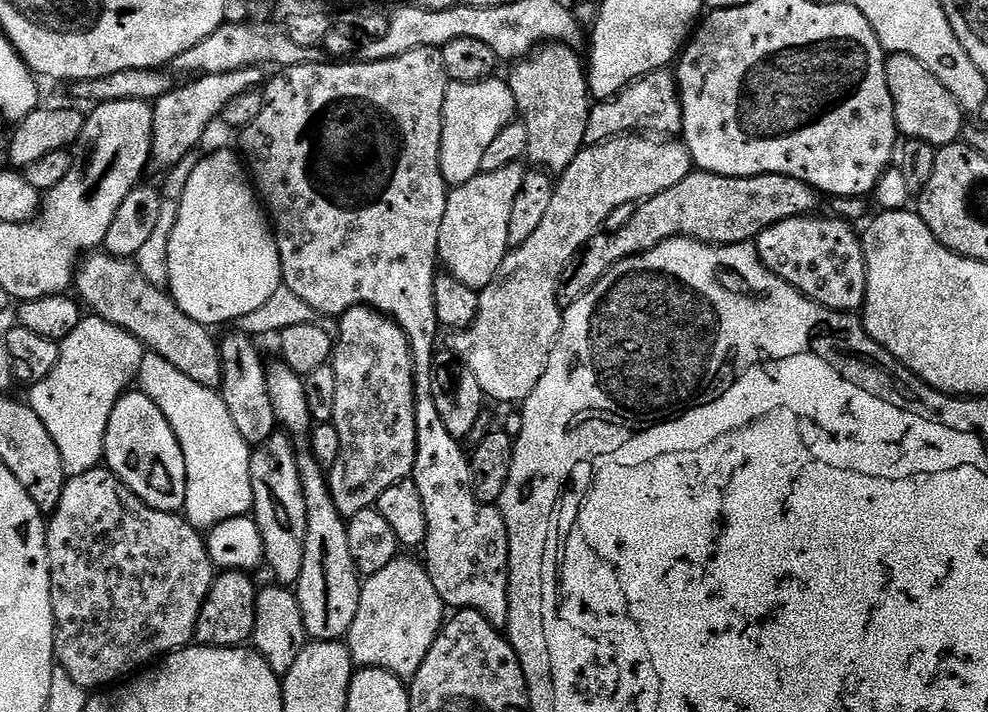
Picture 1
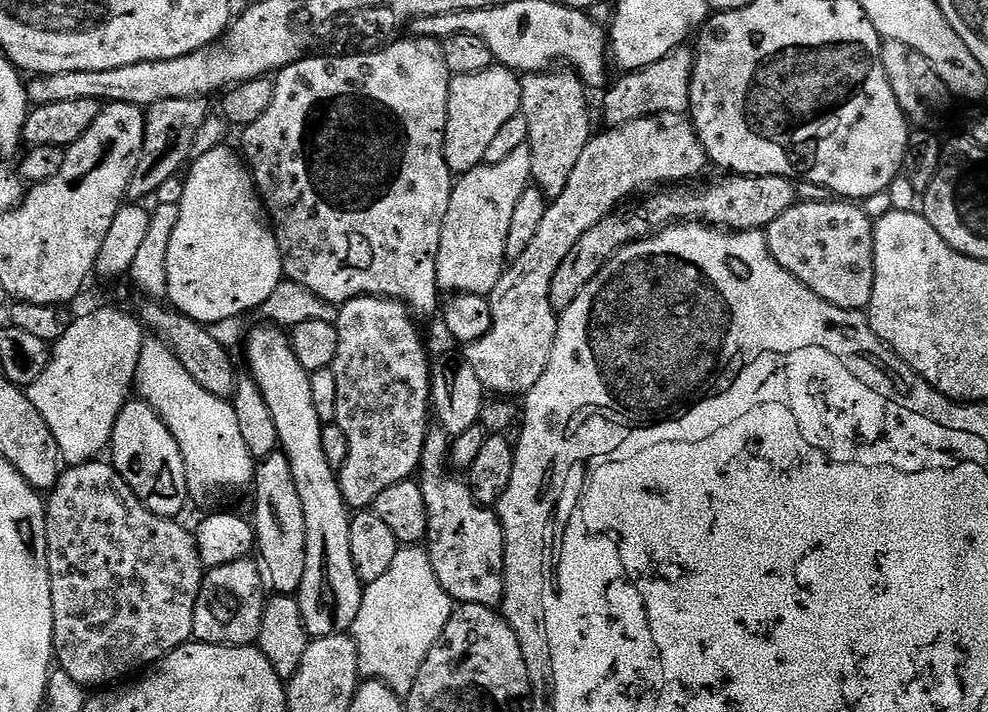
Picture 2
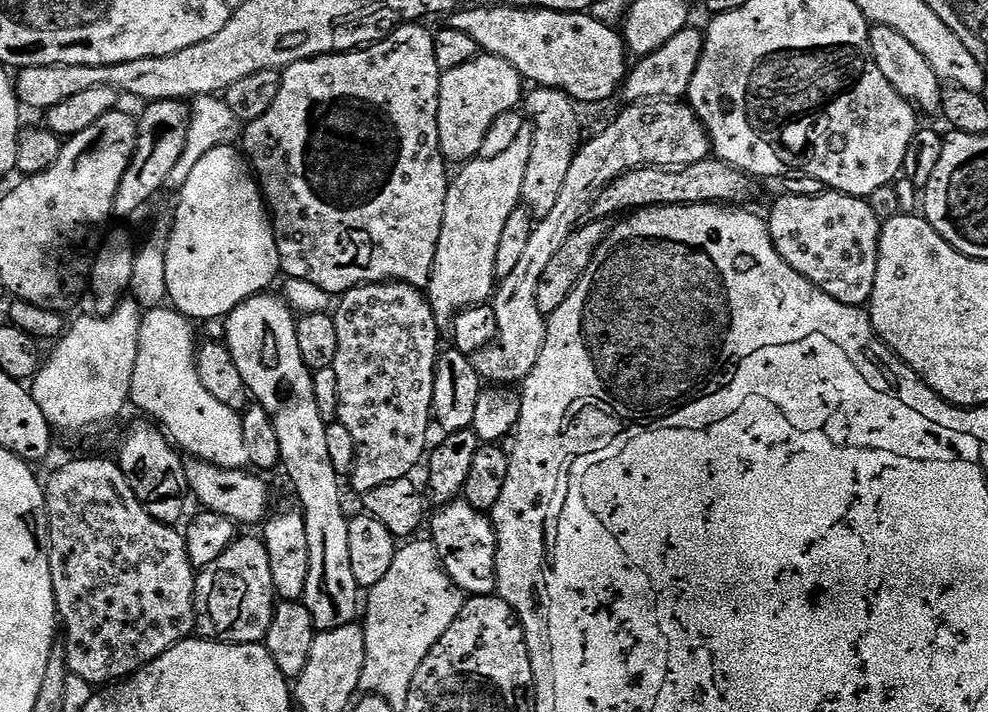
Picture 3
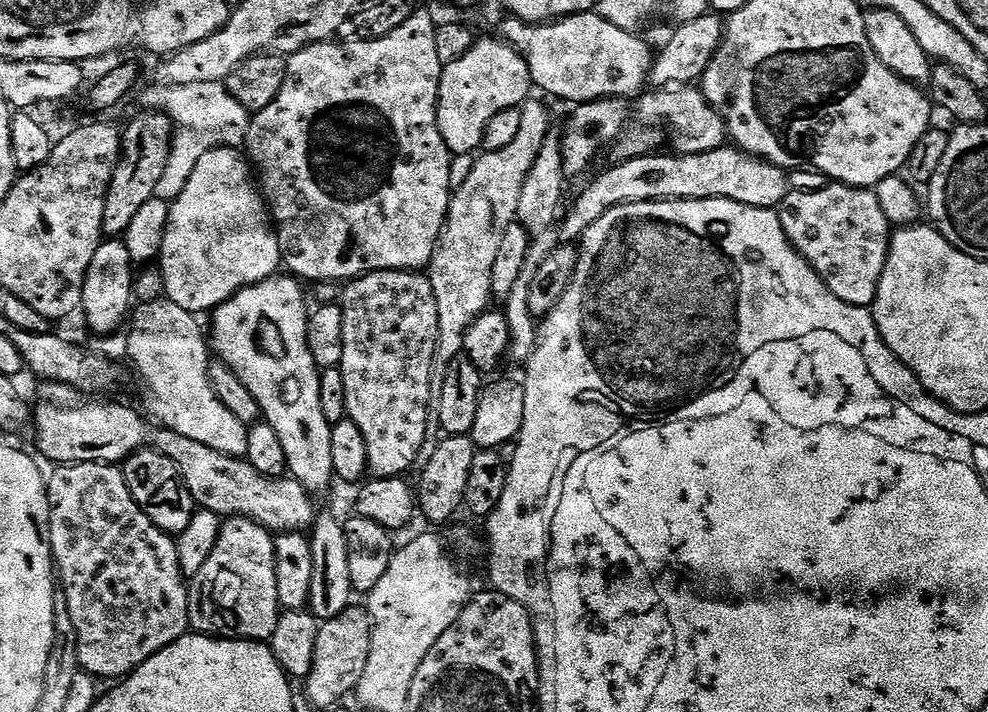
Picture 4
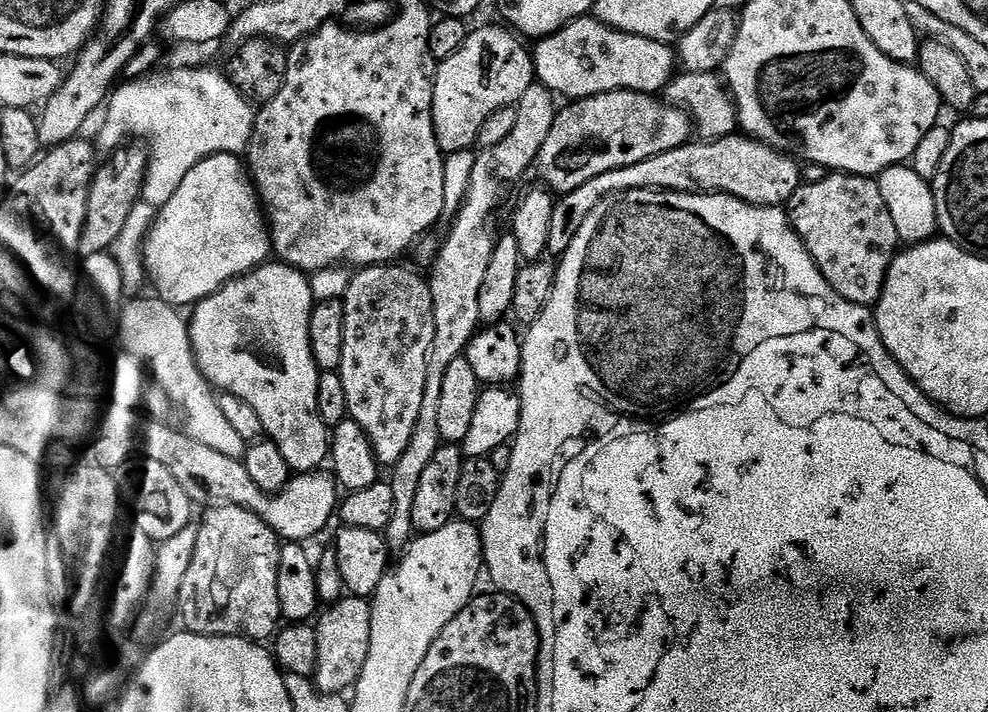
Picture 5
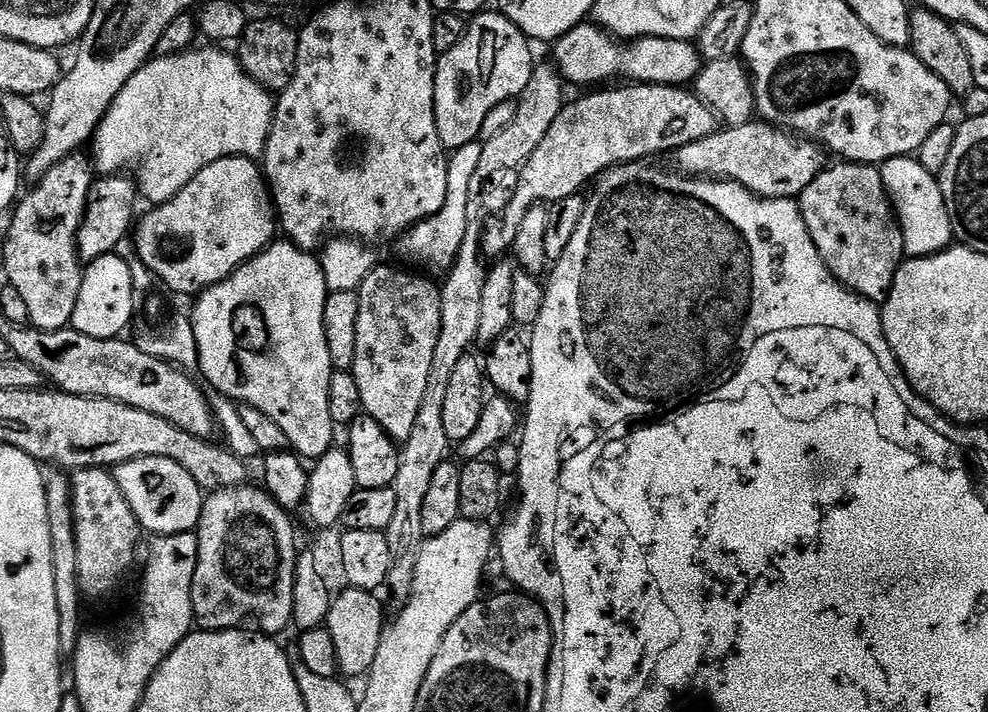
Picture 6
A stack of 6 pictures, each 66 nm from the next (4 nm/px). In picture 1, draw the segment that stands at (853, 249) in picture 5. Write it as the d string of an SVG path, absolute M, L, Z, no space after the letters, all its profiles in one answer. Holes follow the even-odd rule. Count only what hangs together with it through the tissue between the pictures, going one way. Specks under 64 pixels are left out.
M809 214L786 218L756 237L754 247L758 258L778 278L782 278L790 286L797 288L806 298L832 312L856 314L864 307L866 298L866 258L864 257L864 242L859 231L855 232L853 225L847 220L841 220L835 215L820 216Z

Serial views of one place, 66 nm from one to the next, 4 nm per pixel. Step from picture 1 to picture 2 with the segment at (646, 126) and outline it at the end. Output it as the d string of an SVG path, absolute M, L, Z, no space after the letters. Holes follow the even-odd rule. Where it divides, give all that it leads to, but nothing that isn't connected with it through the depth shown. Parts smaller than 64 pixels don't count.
M681 46L675 48L670 54L666 54L666 58L662 58L658 62L650 62L650 66L640 68L636 72L623 73L619 77L621 80L616 85L613 83L603 93L603 95L605 94L605 125L621 128L626 122L641 120L644 116L661 117L665 114L687 113L690 108L693 55L691 47Z

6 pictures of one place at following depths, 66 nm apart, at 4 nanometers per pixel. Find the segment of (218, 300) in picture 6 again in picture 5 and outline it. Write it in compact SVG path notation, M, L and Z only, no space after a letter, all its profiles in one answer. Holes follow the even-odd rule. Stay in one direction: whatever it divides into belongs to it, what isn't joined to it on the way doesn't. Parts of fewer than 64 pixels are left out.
M265 262L260 267L247 272L245 276L237 276L235 280L231 280L225 288L220 288L213 296L207 296L195 305L193 316L190 316L190 327L192 329L192 345L196 350L196 357L200 362L200 369L204 371L204 377L208 379L208 383L217 389L234 393L246 402L250 402L250 406L254 406L254 410L258 410L258 418L262 418L264 423L264 431L282 450L282 456L286 458L291 465L293 473L303 474L305 472L314 472L321 467L320 464L329 459L330 456L330 429L324 423L320 416L320 373L321 365L312 353L312 342L310 340L310 326L312 311L314 309L314 295L312 292L311 279L298 268L283 262Z

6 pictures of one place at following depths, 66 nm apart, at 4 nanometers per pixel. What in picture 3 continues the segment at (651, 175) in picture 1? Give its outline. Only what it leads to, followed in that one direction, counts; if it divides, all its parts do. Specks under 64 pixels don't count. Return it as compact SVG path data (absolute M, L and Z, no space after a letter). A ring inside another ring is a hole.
M640 100L637 104L628 104L620 112L617 120L612 120L592 141L581 143L579 152L576 153L570 171L566 174L566 182L562 185L562 194L558 194L558 203L550 214L546 214L533 227L530 234L530 247L522 253L518 266L507 278L499 281L494 293L494 307L498 318L498 334L491 344L471 357L471 362L476 368L481 381L492 386L519 385L534 370L538 362L538 354L542 354L542 346L546 342L548 321L538 310L538 278L546 271L550 258L562 250L562 242L571 232L576 231L578 225L585 219L586 213L591 209L596 196L608 184L634 168L685 168L694 166L694 162L702 162L713 155L712 140L704 129L703 122L696 116L692 105L680 100Z

